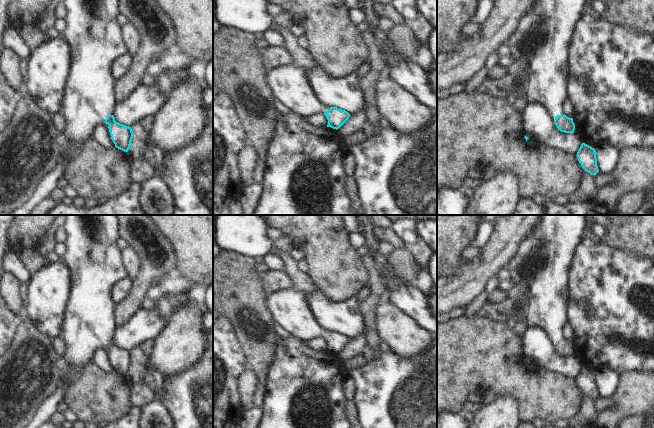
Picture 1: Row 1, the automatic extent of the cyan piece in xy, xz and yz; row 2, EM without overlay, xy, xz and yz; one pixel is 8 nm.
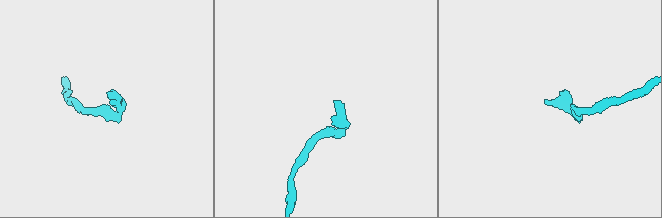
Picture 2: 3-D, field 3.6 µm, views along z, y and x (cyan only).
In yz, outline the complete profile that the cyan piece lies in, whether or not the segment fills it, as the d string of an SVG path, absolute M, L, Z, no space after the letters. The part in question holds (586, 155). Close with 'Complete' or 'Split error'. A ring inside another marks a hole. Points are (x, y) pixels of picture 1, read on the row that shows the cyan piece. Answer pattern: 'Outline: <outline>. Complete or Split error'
Outline: M582 143L576 156L582 168L586 172L594 176L599 172L596 151L594 148L585 143Z. Complete

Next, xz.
Outline: M284 65L272 71L269 71L269 84L275 94L275 97L286 107L290 108L292 114L301 117L309 117L312 115L323 113L327 120L327 127L339 129L350 117L350 114L337 107L329 107L325 105L317 96L310 78L309 70L297 67L295 65Z. Split error

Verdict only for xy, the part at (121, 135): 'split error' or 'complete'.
split error

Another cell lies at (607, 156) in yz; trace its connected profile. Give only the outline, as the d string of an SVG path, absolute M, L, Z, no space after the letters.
M609 144L595 148L599 172L608 174L614 171L621 159L621 153Z

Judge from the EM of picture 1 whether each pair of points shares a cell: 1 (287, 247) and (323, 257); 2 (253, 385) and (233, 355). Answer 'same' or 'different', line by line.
1: different
2: different

